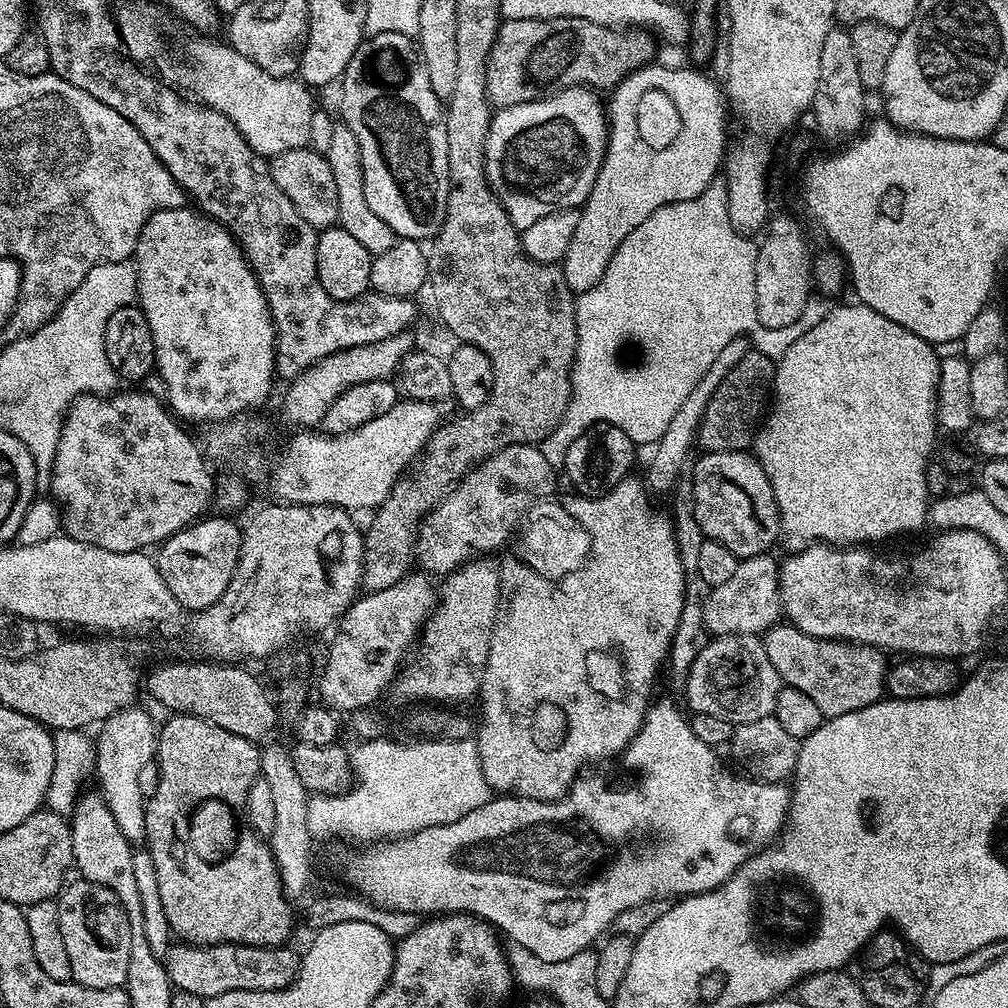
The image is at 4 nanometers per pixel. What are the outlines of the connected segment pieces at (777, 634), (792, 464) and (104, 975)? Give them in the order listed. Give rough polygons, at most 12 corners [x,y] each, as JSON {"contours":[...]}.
{"contours":[[[763,633],[781,681],[825,718],[885,699],[879,648],[814,638]],[[859,302],[779,358],[782,544],[918,531],[941,357]],[[76,878],[56,905],[72,980],[123,988],[130,922],[114,893]]]}

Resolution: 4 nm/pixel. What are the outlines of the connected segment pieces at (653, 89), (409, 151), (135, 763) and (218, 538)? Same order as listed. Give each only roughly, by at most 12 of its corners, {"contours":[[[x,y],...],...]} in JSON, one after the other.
{"contours":[[[653,62],[606,100],[608,149],[562,259],[573,294],[726,159],[721,85]],[[361,40],[340,88],[366,203],[402,240],[446,218],[446,115],[417,41]],[[140,706],[99,725],[94,777],[118,830],[146,837],[138,773],[158,752]],[[227,515],[175,532],[154,556],[181,609],[214,606],[242,535]]]}

